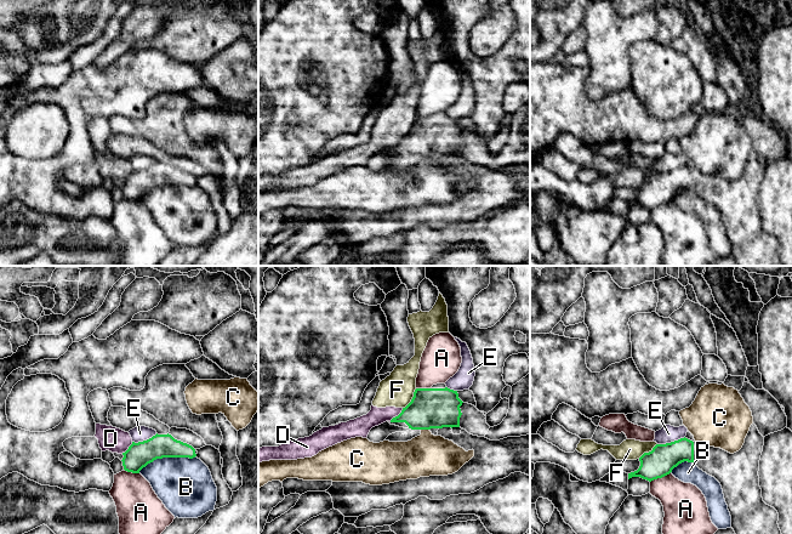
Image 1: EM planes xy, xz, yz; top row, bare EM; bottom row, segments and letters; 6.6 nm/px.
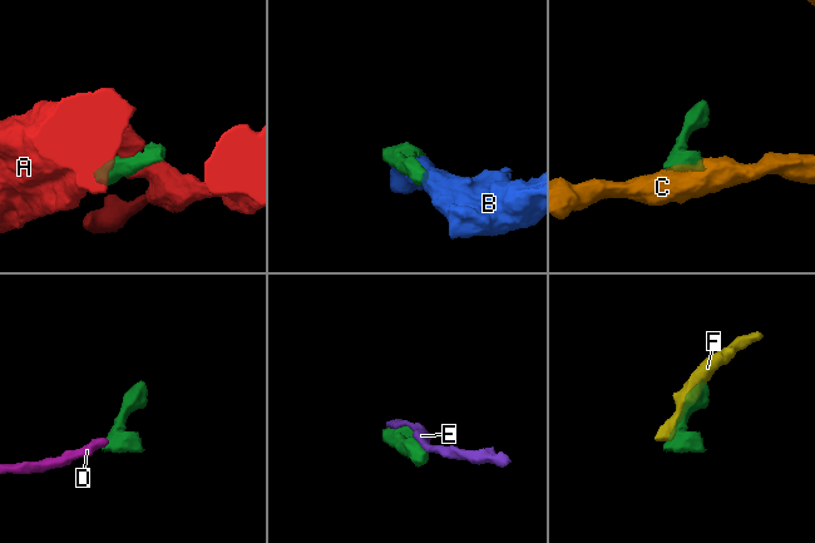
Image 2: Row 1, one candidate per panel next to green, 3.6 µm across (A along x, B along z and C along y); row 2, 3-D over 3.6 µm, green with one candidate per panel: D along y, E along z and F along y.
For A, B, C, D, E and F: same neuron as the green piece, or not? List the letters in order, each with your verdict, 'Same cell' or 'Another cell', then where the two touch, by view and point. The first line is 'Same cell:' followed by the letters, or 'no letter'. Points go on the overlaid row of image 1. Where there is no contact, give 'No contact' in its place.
Same cell: E
A: Another cell. Touches green at yz (660, 477)
B: Another cell. Touches green at xy (166, 456)
C: Another cell. Touches green at xz (425, 429)
D: Another cell. Touches green at xz (398, 415)
E: Same cell. Touches green at yz (671, 442)
F: Another cell. Touches green at xz (412, 398)

